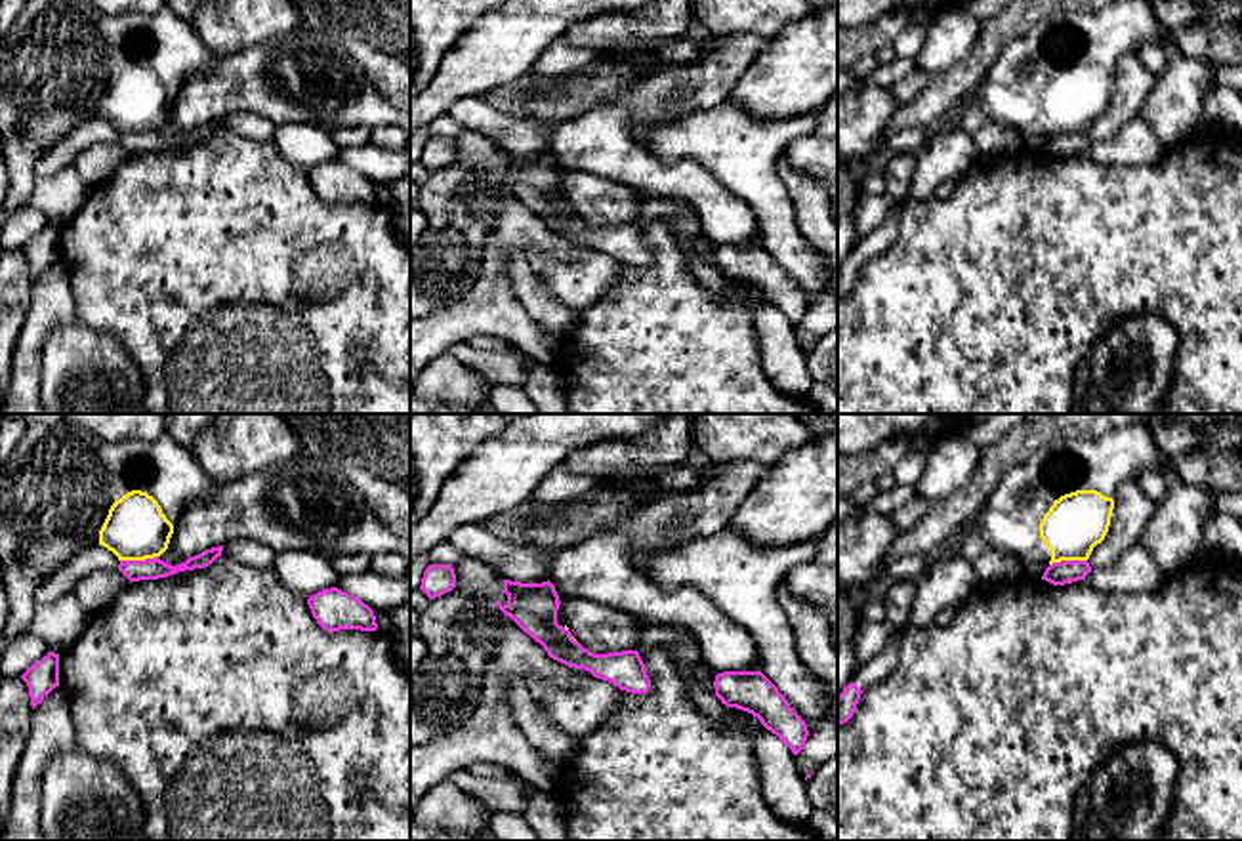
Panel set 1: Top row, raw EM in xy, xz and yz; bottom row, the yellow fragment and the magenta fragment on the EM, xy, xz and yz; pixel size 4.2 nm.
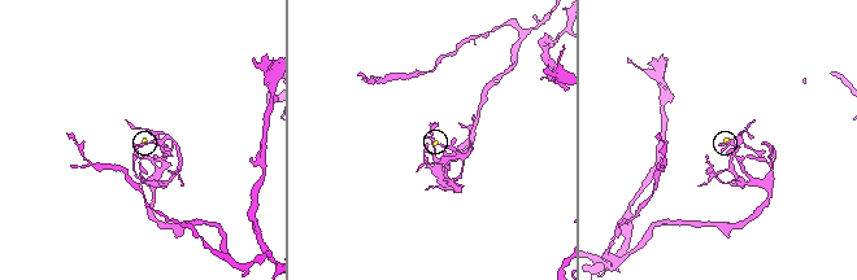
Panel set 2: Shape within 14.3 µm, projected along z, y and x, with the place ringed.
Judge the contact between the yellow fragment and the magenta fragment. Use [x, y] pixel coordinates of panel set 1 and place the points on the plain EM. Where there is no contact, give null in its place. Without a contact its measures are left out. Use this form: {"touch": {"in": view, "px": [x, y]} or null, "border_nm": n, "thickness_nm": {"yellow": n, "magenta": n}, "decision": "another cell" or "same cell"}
{"touch": {"in": "xy", "px": [138, 132]}, "border_nm": 160, "thickness_nm": {"yellow": 260, "magenta": 100}, "decision": "another cell"}

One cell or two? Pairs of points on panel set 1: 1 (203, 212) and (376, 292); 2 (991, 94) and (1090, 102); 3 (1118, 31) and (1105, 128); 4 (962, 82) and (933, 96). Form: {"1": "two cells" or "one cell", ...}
{"1": "one cell", "2": "one cell", "3": "two cells", "4": "one cell"}

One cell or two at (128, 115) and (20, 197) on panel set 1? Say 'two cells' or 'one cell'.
one cell

